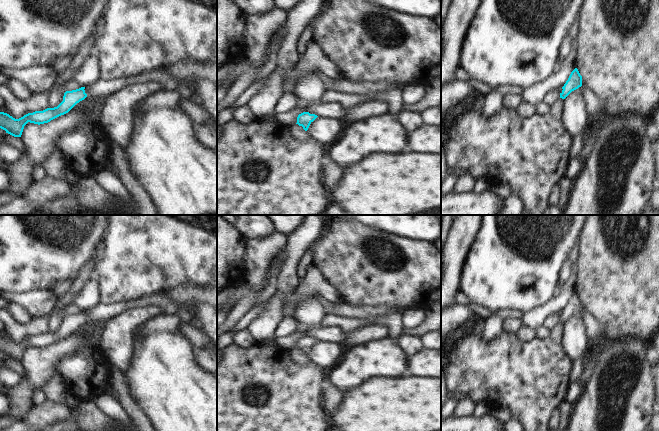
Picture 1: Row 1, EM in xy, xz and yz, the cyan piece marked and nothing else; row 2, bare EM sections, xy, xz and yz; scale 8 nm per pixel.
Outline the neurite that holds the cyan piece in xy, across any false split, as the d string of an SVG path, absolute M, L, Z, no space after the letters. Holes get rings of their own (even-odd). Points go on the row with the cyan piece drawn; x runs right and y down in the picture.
M81 87L76 90L66 91L63 101L57 107L28 113L19 119L15 119L7 113L0 112L0 128L14 137L21 137L24 126L28 122L40 125L68 113L77 103L87 97L84 89L85 87Z

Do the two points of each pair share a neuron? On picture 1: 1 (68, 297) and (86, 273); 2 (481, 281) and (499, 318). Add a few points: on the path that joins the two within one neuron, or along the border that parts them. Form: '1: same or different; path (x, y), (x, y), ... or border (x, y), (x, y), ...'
1: same; path (73, 291), (81, 279)
2: different; border (520, 311), (516, 309), (498, 309), (492, 313)

